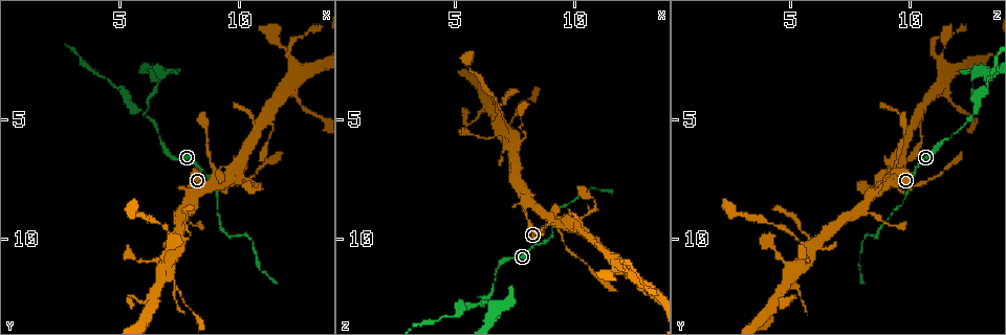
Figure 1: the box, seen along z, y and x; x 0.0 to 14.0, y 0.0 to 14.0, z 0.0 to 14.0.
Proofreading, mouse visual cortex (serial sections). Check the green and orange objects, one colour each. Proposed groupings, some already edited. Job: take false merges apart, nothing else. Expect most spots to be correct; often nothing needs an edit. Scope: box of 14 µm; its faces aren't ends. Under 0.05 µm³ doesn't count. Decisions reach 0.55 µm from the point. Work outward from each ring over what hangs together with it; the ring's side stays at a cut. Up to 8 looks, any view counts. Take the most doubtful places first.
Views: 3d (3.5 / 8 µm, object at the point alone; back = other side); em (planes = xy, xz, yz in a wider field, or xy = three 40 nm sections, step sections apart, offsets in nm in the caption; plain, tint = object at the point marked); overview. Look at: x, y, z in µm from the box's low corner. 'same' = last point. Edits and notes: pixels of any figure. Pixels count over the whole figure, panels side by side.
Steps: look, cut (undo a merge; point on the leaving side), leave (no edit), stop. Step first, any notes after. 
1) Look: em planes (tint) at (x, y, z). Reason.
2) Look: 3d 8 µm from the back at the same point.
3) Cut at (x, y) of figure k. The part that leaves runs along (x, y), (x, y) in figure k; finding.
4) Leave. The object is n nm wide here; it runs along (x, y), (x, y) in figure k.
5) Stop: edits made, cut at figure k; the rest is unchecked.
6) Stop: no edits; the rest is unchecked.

Look: 3d 8 µm at (6.0, 4.8, 12.6). Sharp bend.

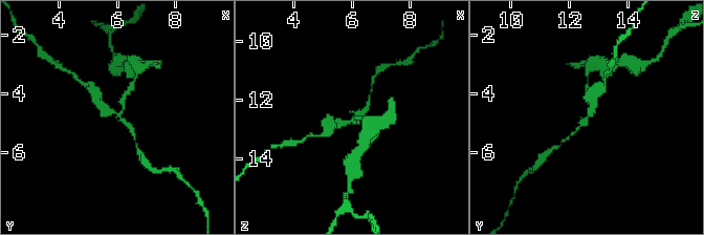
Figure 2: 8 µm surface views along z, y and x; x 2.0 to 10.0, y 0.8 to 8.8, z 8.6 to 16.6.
Look: 3d 3.5 µm at (6.0, 4.7, 12.6).

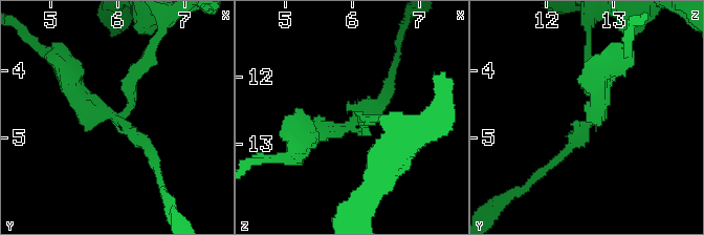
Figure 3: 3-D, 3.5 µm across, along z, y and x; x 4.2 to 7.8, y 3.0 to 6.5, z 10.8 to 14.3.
Cut at (133, 81) of figure 3. The part that leaves runs along (125, 112), (131, 80), (160, 28) in figure 3; a second cell is stuck on.

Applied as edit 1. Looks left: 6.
Look: 3d 3.5 µm from the back at (8.0, 8.0, 8.5). Two arms in line, one across.

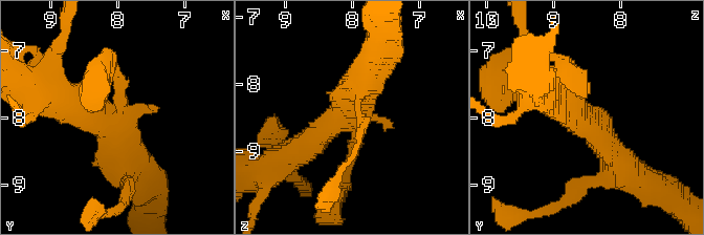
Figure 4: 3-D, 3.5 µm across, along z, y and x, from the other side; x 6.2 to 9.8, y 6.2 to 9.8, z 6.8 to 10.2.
Look: em xy step 3 (tint) at (8.10, 8.05, 8.55). Now the EM.

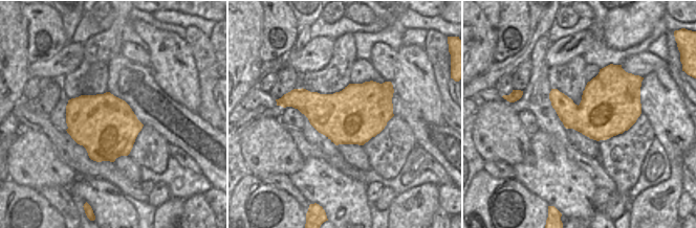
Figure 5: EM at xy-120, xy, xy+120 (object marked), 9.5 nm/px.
Leave. It runs along (114, 68), (111, 120), (60, 98) in figure 4; one cell here.

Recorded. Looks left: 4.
Look: 3d 3.5 µm at (7.4, 12.0, 5.2). Calibre changes.

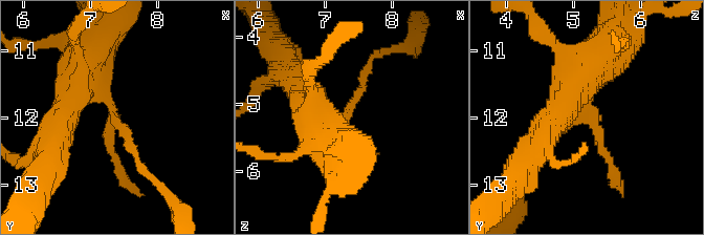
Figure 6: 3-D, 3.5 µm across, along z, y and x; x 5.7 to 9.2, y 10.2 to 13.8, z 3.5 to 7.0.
Look: em xy step 5 (tint) at (7.35, 11.95, 5.10). Shape alone is not enough.

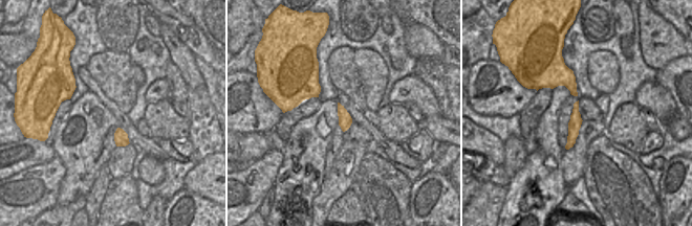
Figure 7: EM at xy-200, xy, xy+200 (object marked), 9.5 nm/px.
Look: em xy step 3 (tint) at the same point.

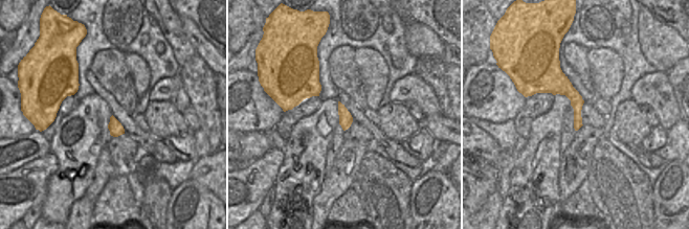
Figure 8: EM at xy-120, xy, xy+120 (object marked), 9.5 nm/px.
Leave. It runs along (593, 61), (588, 106), (528, 157) in figure 6; all the same cell.

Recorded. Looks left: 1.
Stop: edits made, cut at figure 3; the rest is unchecked.

